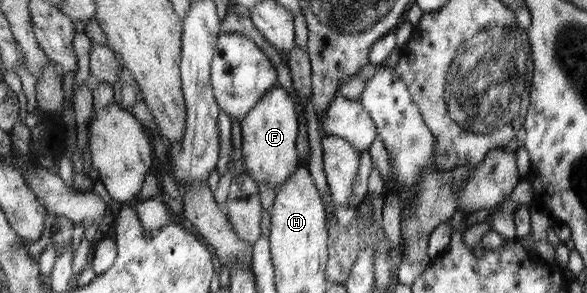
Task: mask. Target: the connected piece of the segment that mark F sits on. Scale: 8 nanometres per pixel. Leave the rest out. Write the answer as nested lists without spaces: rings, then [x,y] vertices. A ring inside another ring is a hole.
[[[278,85],[267,91],[246,119],[240,122],[243,135],[242,158],[245,159],[247,174],[256,184],[270,184],[276,191],[293,175],[301,162],[296,150],[299,120],[296,105],[293,104],[290,93]]]

